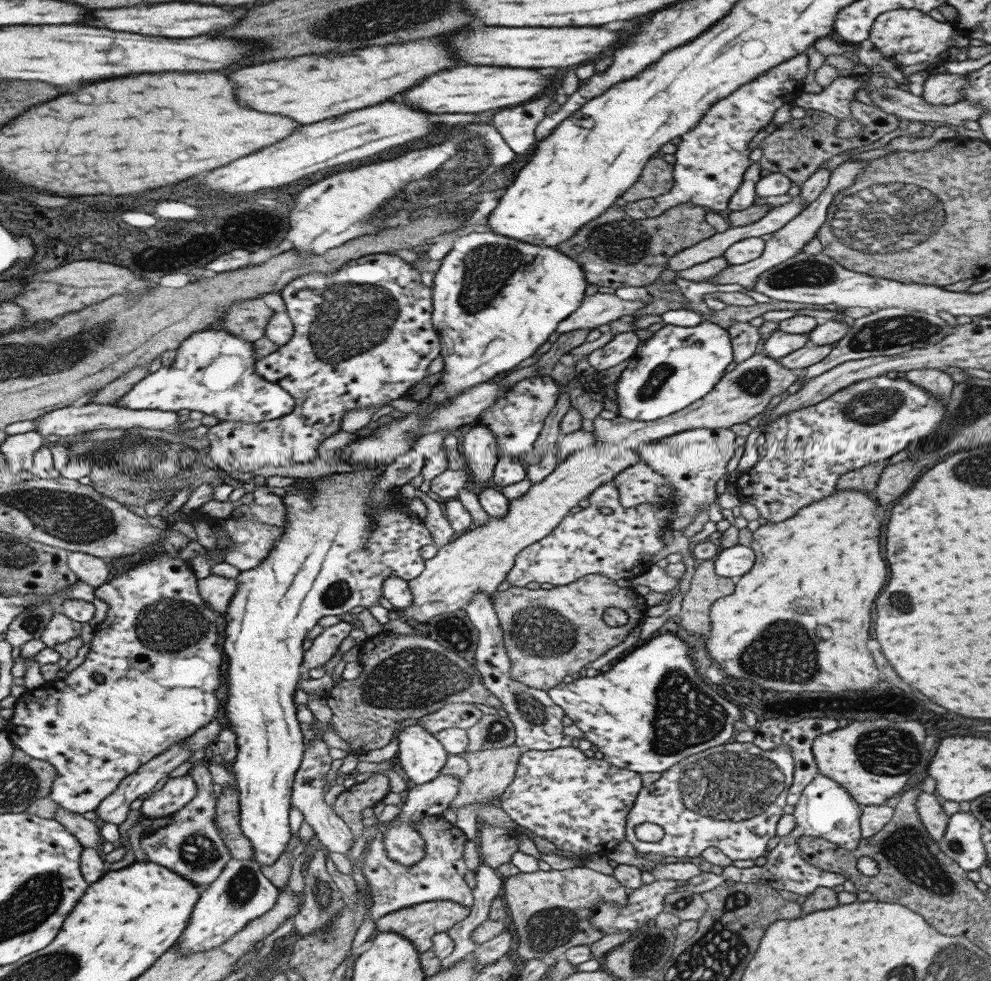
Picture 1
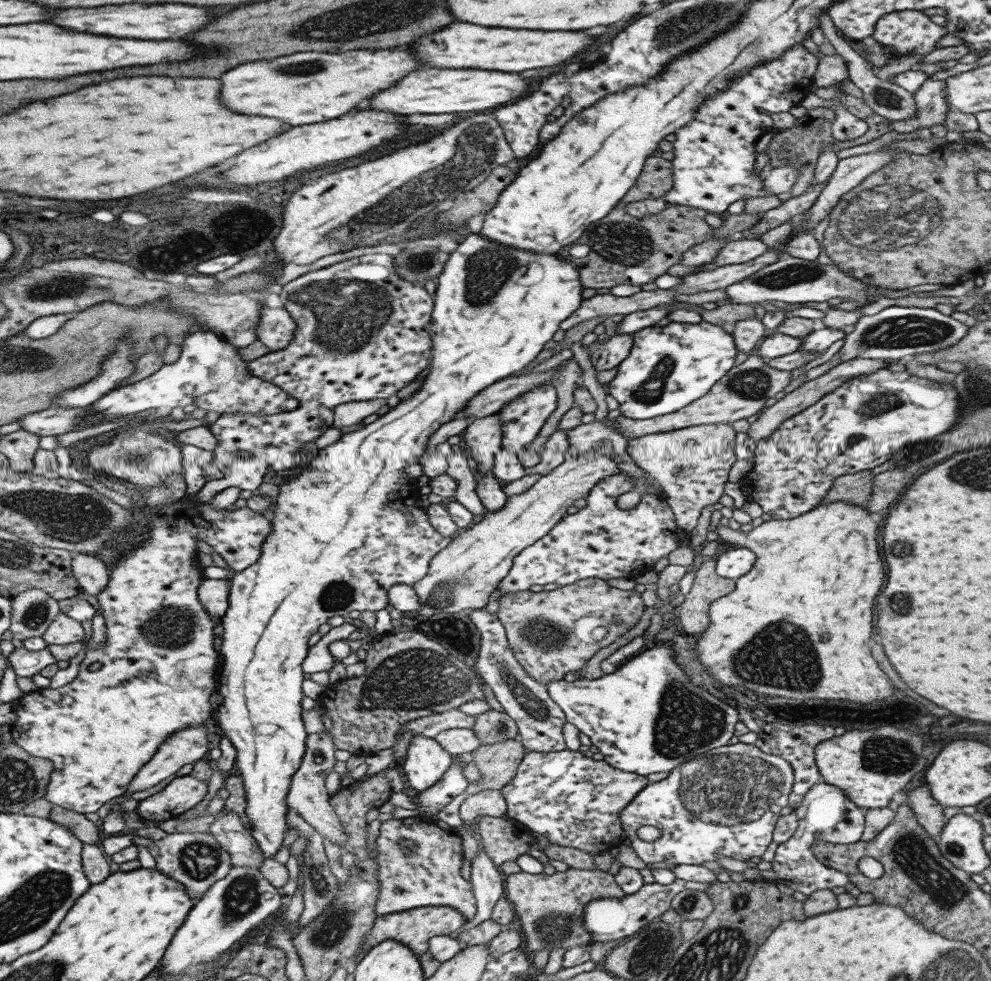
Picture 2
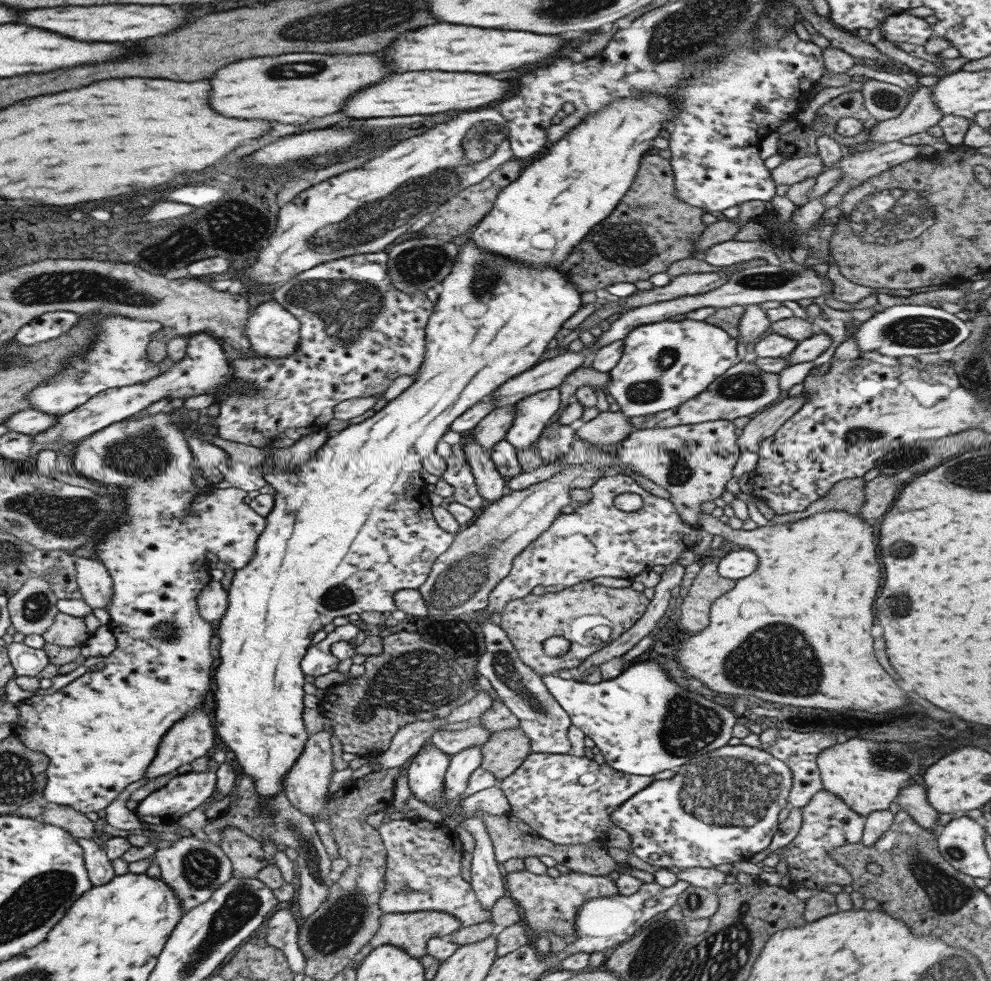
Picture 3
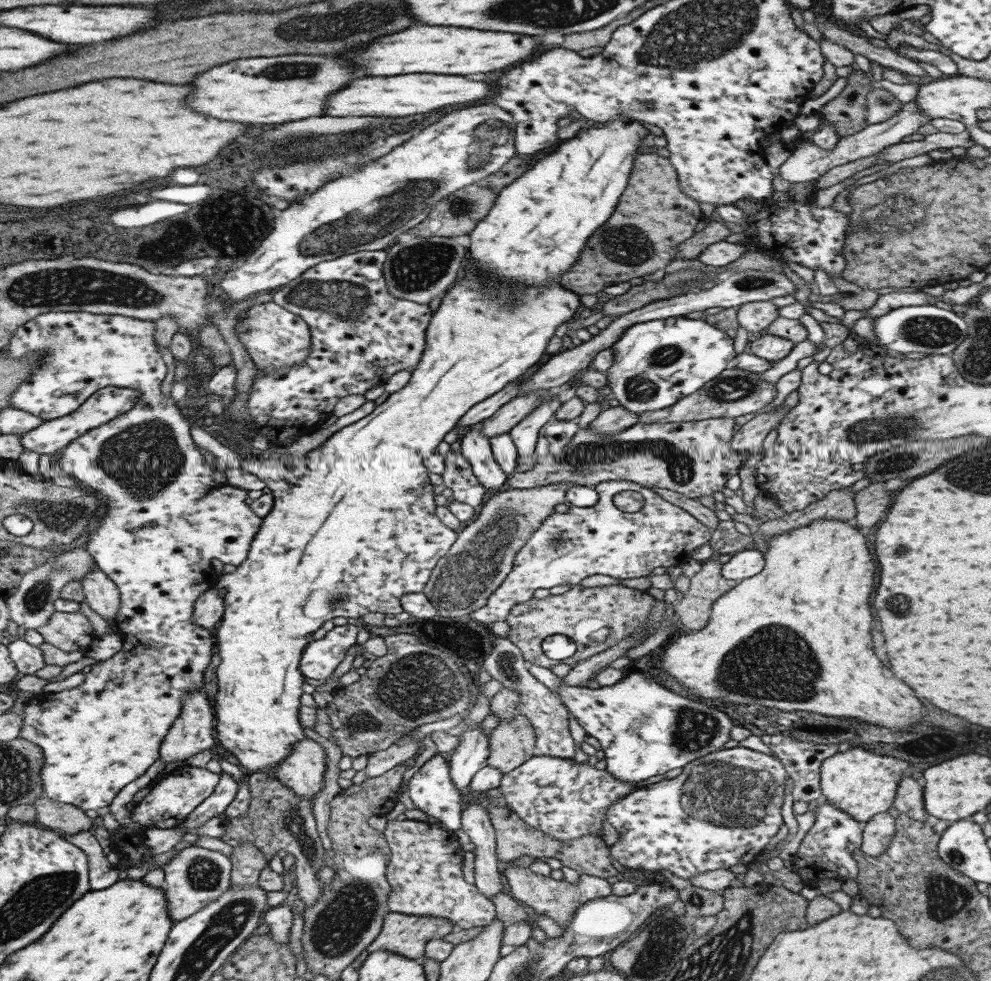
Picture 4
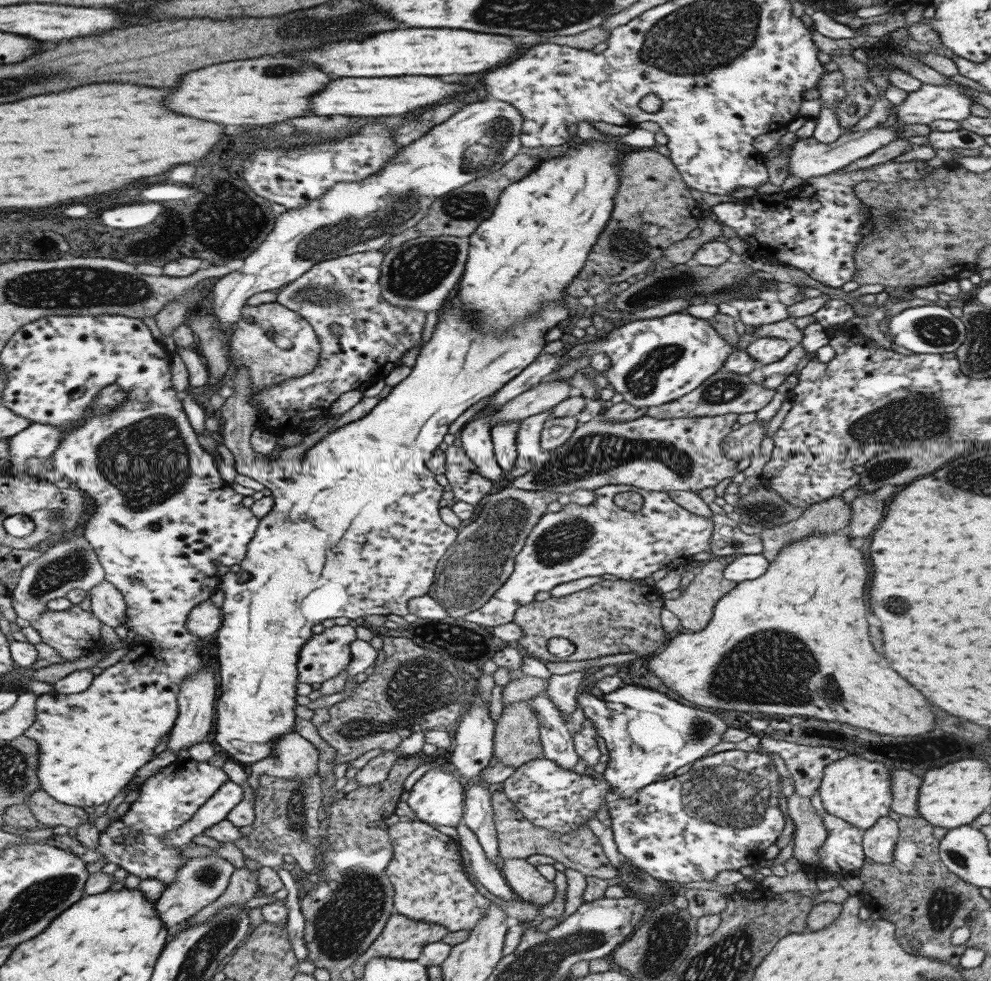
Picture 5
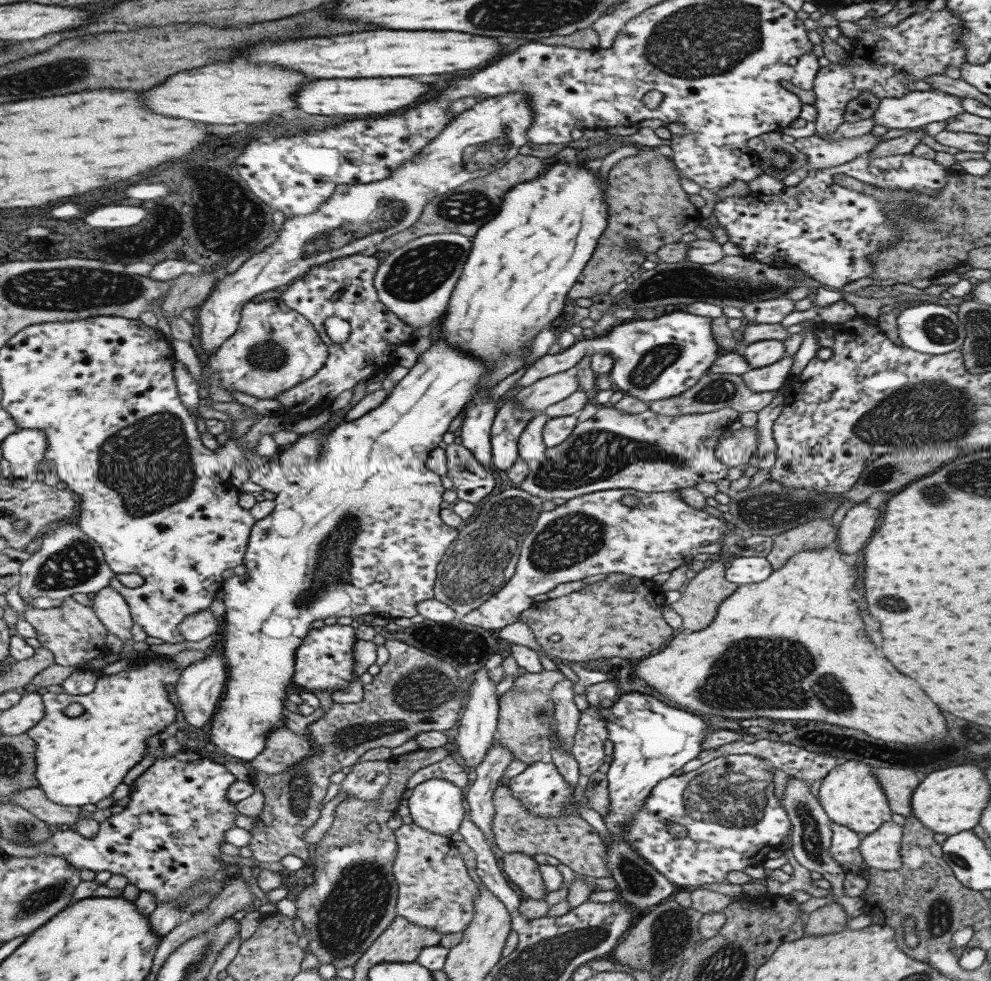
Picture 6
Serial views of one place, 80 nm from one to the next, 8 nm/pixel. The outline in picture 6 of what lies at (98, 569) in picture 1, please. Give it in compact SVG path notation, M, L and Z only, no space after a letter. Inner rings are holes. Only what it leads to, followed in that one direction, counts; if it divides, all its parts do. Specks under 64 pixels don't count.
M109 586L97 590L92 600L95 617L103 624L106 632L114 634L119 640L131 641L130 630L133 626L127 603Z

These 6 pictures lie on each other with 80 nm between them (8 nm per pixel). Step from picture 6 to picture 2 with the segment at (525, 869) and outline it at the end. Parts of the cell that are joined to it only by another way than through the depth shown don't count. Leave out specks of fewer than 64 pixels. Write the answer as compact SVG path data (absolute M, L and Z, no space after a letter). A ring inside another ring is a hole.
M568 868L565 871L555 871L553 874L527 874L516 872L505 877L505 898L512 904L515 918L519 920L519 931L525 938L522 944L525 952L534 954L539 950L553 950L553 948L566 948L587 945L592 934L588 933L582 923L582 914L585 905L592 900L605 898L619 898L624 892L617 886L614 876L607 871L598 869L574 869Z

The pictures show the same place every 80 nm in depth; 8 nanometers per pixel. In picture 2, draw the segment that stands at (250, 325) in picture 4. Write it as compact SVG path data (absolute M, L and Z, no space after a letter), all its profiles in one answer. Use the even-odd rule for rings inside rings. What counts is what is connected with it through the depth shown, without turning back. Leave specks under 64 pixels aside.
M263 305L256 324L256 340L263 343L271 352L281 350L293 338L294 320L282 308L270 308Z

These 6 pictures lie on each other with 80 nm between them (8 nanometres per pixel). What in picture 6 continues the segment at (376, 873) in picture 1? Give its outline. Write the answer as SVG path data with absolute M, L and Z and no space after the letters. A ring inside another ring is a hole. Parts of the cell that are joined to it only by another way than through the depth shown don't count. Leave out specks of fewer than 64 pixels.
M413 823L401 824L394 831L394 835L396 855L391 865L391 872L397 887L396 915L417 927L425 927L428 930L440 932L442 935L465 930L473 916L473 901L478 896L478 889L467 875L463 859L461 859L457 847L452 845L452 840L433 832L425 832L423 828L415 826Z

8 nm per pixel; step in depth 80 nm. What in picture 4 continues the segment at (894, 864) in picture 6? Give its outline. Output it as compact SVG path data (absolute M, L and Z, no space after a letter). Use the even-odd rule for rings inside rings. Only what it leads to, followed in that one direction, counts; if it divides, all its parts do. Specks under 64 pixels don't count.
M887 811L878 812L864 824L860 849L869 856L880 855L894 835L894 818Z

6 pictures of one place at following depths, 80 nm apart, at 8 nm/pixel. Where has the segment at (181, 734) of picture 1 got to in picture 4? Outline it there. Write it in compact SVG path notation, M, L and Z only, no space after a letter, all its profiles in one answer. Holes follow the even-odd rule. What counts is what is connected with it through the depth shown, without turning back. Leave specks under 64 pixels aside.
M46 312L31 318L16 328L16 332L11 335L9 342L5 346L5 355L11 359L18 359L27 353L37 353L40 356L39 365L33 369L33 372L12 392L10 402L11 407L20 411L30 412L33 416L38 416L42 421L50 421L65 415L70 415L80 404L85 402L91 393L105 387L132 388L139 391L140 397L133 408L120 414L113 420L92 428L78 436L75 440L68 442L68 445L62 448L61 456L57 459L57 464L67 475L72 476L77 481L78 486L87 488L97 496L104 504L107 504L101 512L101 521L95 529L90 532L89 540L85 546L86 552L91 556L99 570L113 582L119 592L119 610L113 622L113 628L122 637L121 648L108 659L91 664L85 669L83 684L61 690L57 693L40 693L29 698L22 706L22 723L18 736L36 744L41 750L43 764L40 770L40 779L42 782L43 795L51 800L63 804L72 804L81 810L97 810L108 806L112 798L127 784L133 782L133 779L139 778L146 770L158 760L158 748L163 737L166 735L171 723L179 716L181 712L182 698L187 693L193 693L193 689L201 689L203 684L203 671L209 664L211 648L215 643L211 642L211 634L203 628L197 628L191 620L193 613L193 604L203 592L215 587L216 576L211 568L210 560L217 559L223 565L233 565L235 567L243 563L251 541L255 533L259 530L262 518L259 518L243 500L247 500L247 494L240 488L229 487L228 484L218 483L211 479L212 471L203 461L201 451L194 445L190 437L190 424L179 414L175 403L170 397L163 399L159 392L159 383L165 378L167 368L158 353L152 334L154 333L154 321L137 320L127 314L119 315L96 315L88 312Z

